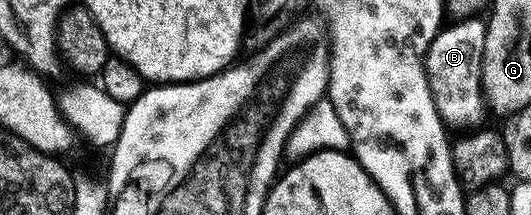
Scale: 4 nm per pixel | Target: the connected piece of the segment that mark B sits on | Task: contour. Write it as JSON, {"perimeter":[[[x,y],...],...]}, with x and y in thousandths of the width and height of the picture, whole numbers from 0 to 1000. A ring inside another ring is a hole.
{"perimeter":[[[906,84],[876,88],[855,126],[840,121],[823,149],[800,260],[800,326],[806,340],[819,507],[827,526],[831,567],[847,595],[879,600],[906,581],[911,577],[906,567],[911,563],[913,535],[917,540],[913,433],[906,414],[913,112],[915,93]]]}

